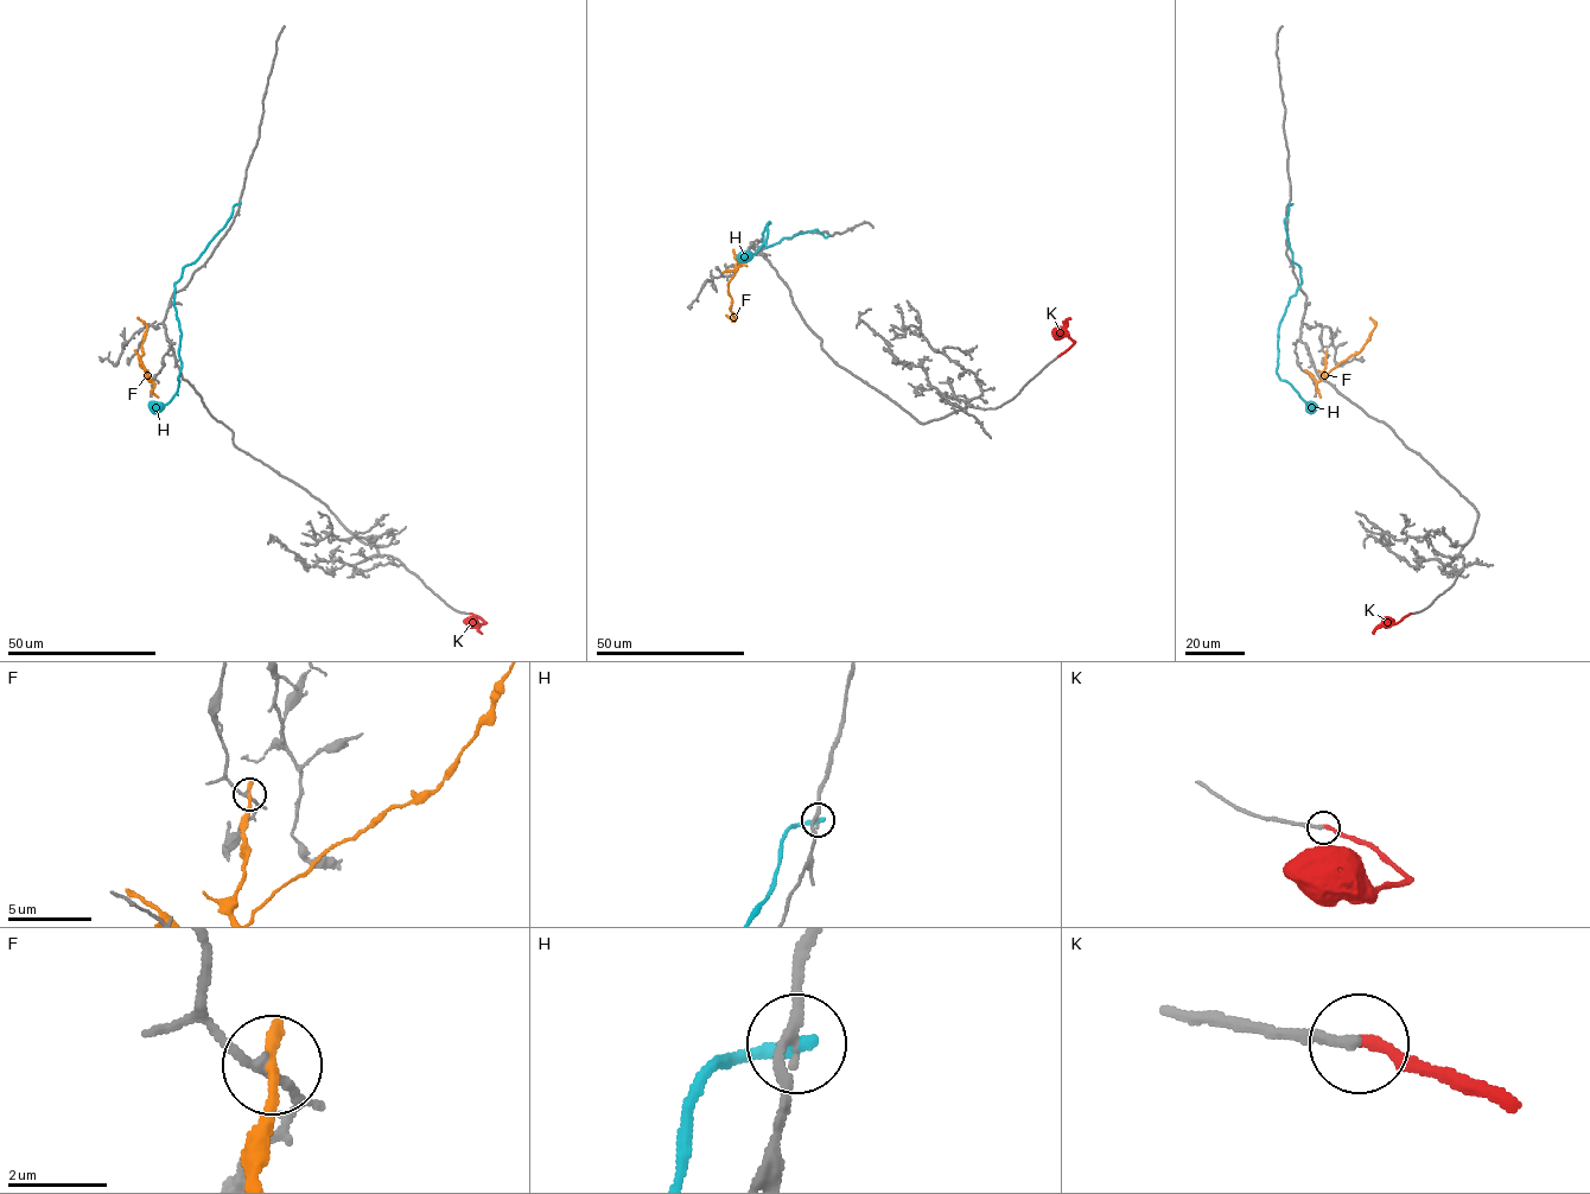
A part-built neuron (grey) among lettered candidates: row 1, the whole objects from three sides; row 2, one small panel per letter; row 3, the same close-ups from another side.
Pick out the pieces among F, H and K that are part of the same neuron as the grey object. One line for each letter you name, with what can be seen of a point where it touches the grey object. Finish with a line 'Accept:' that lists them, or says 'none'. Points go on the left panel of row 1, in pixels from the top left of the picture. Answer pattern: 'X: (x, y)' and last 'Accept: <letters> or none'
Accept: none

